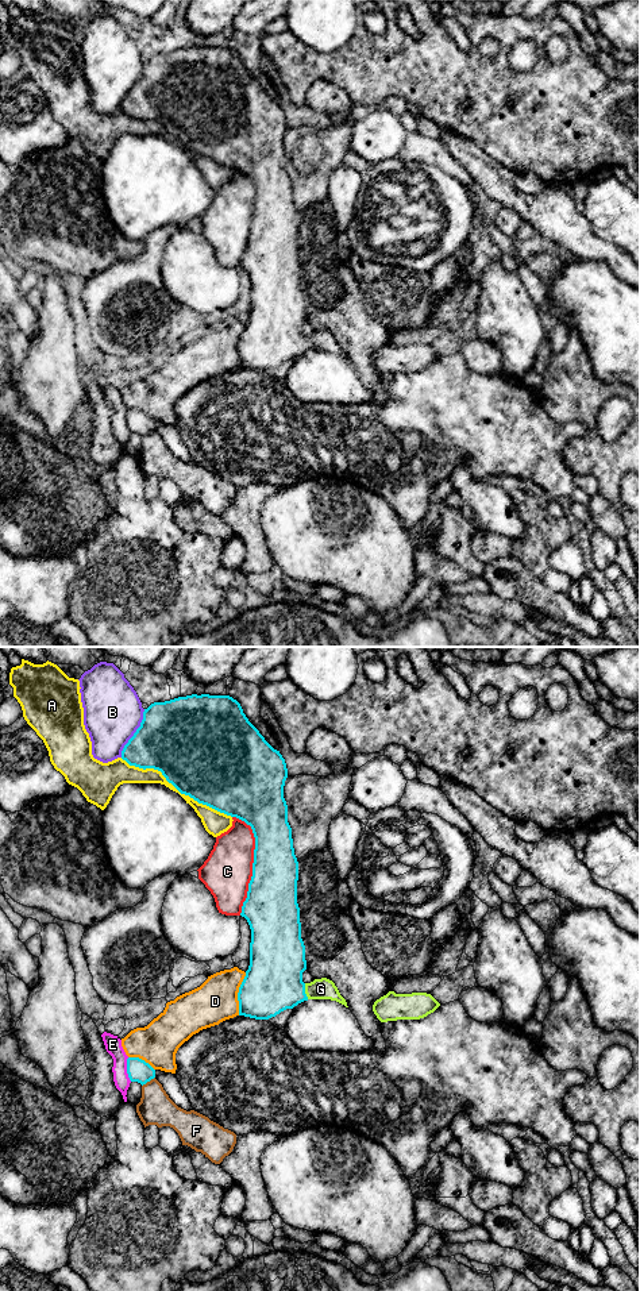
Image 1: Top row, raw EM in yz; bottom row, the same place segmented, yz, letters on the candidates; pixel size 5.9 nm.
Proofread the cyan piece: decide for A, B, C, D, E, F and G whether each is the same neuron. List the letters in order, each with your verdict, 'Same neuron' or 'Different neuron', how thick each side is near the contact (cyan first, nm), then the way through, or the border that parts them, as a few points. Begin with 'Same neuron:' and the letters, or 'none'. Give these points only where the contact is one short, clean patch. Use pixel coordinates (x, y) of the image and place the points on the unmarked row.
Same neuron: G
A: Different neuron. Thickness 500 nm (cyan) against 100 nm
B: Different neuron. Thickness 440 nm (cyan) against 360 nm
C: Different neuron. Thickness 300 nm (cyan) against 280 nm
D: Different neuron. Thickness 340 nm (cyan) against 260 nm
E: Different neuron. Thickness 140 nm (cyan) against 100 nm
F: Different neuron. Thickness 140 nm (cyan) against 200 nm
G: Same neuron. Thickness 340 nm (cyan) against 130 nm. Path across: yz (273, 334), (286, 342), (304, 343), (320, 340)

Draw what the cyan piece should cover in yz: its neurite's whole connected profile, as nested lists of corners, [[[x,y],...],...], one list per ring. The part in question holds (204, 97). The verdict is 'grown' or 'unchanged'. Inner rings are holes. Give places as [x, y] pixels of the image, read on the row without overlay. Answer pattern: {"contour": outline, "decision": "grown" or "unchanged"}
{"contour": [[[192,46],[154,54],[122,103],[130,117],[162,124],[181,146],[251,178],[255,189],[252,228],[240,267],[251,281],[250,317],[239,339],[239,367],[269,371],[308,351],[331,351],[347,358],[327,330],[302,334],[306,321],[297,255],[298,213],[284,138],[285,111],[248,73],[240,55],[230,47]]], "decision": "grown"}

